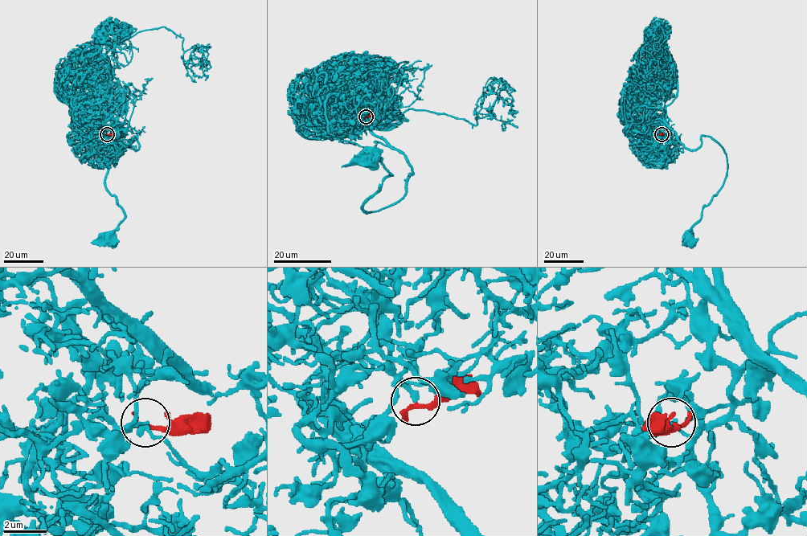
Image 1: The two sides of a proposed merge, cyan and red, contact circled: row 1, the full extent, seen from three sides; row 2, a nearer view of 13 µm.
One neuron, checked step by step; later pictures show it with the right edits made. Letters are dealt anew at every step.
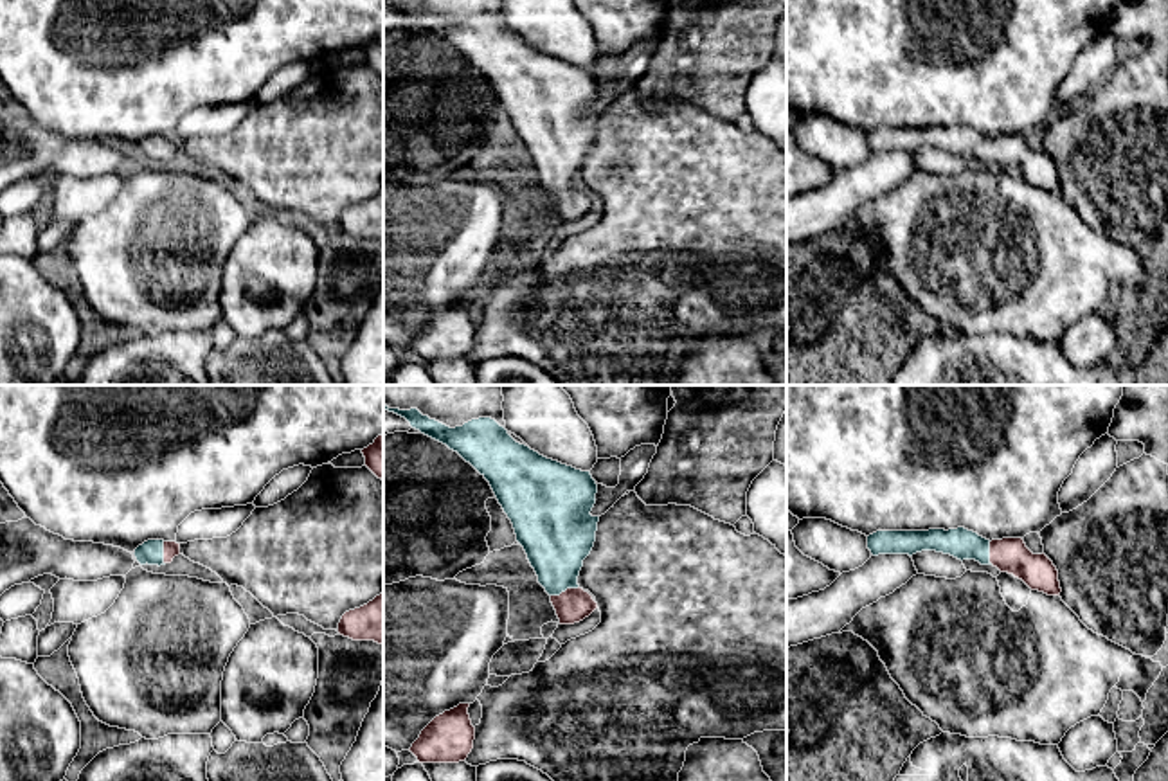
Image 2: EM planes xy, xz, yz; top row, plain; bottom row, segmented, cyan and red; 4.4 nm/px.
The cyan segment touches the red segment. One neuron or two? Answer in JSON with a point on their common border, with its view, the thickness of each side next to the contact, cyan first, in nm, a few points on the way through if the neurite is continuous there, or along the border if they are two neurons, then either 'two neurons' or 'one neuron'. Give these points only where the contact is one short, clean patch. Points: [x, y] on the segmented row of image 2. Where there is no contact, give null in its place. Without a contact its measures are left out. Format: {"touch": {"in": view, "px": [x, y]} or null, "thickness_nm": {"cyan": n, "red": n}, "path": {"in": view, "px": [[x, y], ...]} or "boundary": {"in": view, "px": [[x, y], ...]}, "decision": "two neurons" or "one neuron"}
{"touch": {"in": "xz", "px": [564, 591]}, "thickness_nm": {"cyan": 320, "red": 150}, "path": {"in": "xz", "px": [[558, 535], [558, 578], [564, 591], [573, 605]]}, "decision": "one neuron"}

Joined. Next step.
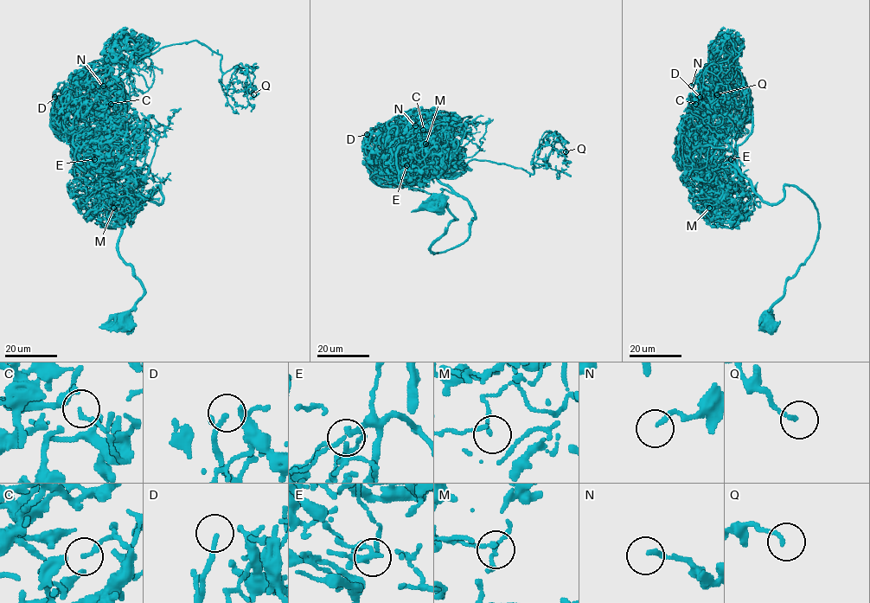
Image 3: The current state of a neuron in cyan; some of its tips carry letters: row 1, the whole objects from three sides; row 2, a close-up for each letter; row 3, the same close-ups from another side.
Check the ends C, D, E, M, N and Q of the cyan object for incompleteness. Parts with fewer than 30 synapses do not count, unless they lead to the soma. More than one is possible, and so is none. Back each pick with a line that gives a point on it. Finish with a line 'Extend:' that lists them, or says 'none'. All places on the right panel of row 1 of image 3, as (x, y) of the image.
D: place (700, 97)
Extend: D

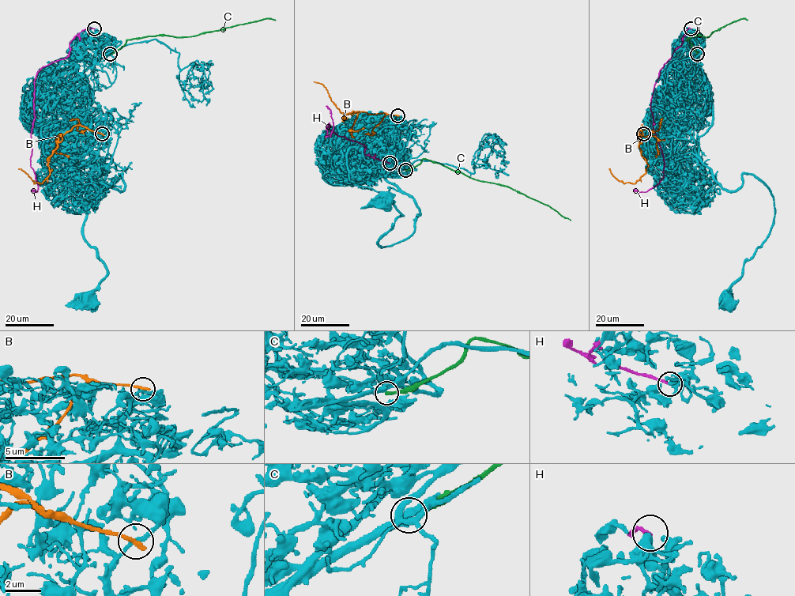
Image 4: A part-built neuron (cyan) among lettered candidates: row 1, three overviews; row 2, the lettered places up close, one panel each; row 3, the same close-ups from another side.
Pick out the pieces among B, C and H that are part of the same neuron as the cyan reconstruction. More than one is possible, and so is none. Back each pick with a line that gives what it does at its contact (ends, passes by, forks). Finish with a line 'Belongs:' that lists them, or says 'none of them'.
Belongs: none of them

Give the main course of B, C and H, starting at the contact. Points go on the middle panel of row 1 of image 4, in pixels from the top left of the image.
B: (397, 115), (352, 111), (343, 120), (344, 115), (331, 99), (327, 89), (321, 84), (313, 81)
C: (405, 170), (415, 167), (423, 159), (431, 160), (476, 179), (506, 186), (548, 205), (570, 220)
H: (389, 163), (365, 155), (363, 145), (332, 131), (329, 123), (325, 137), (333, 127), (326, 106)

